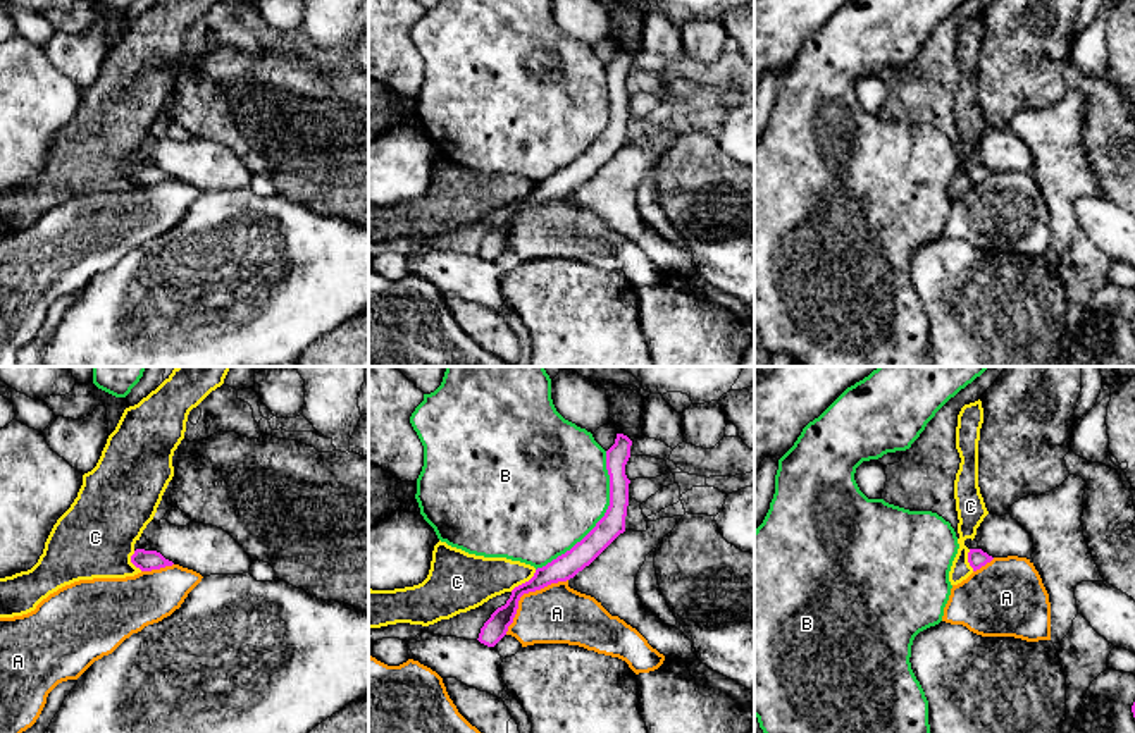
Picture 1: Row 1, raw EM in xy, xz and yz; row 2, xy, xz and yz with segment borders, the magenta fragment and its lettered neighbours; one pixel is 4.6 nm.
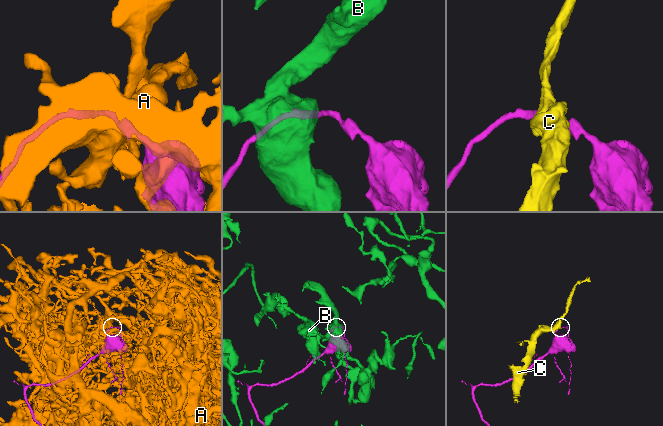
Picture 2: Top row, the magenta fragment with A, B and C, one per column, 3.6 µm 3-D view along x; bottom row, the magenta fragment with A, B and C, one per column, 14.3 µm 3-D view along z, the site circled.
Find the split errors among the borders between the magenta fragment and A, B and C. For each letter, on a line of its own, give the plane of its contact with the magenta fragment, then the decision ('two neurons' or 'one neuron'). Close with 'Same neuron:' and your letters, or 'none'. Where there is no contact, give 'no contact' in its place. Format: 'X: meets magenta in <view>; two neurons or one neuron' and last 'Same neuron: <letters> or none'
A: meets magenta in xz; two neurons
B: meets magenta in xz; two neurons
C: meets magenta in xz; two neurons
Same neuron: none

